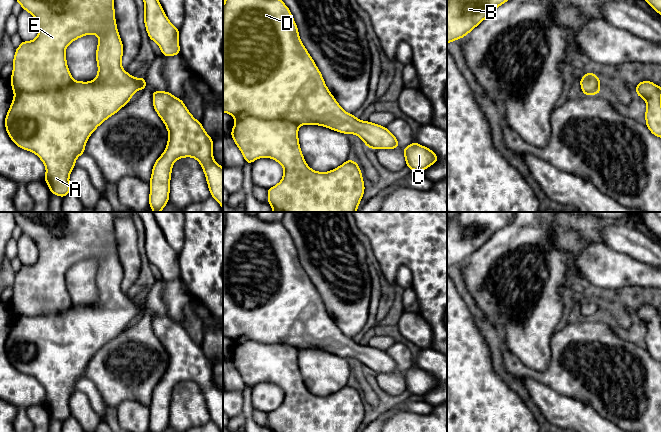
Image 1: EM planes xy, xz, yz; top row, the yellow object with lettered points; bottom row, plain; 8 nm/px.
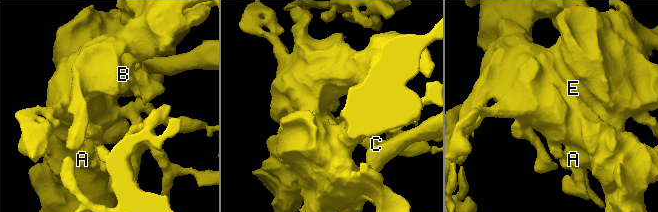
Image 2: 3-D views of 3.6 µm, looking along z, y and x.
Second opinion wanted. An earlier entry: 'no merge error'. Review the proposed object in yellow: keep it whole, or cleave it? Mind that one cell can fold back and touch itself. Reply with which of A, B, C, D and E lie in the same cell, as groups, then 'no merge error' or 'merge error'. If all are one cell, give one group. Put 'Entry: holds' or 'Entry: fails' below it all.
A B C D E; no merge error
Entry: holds

